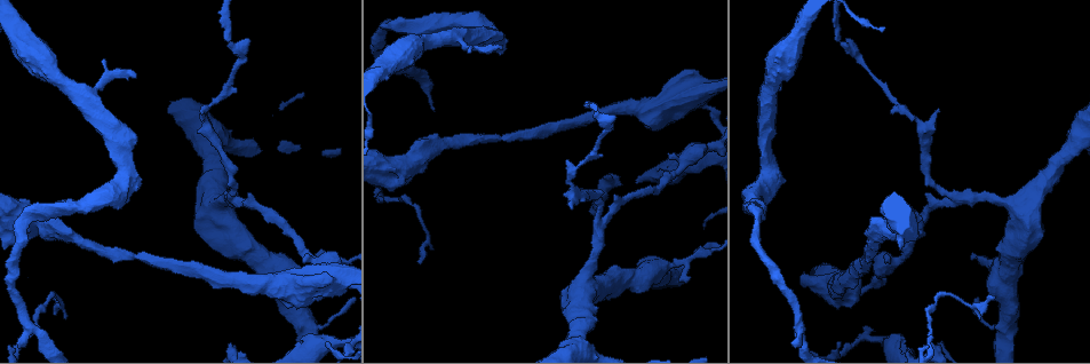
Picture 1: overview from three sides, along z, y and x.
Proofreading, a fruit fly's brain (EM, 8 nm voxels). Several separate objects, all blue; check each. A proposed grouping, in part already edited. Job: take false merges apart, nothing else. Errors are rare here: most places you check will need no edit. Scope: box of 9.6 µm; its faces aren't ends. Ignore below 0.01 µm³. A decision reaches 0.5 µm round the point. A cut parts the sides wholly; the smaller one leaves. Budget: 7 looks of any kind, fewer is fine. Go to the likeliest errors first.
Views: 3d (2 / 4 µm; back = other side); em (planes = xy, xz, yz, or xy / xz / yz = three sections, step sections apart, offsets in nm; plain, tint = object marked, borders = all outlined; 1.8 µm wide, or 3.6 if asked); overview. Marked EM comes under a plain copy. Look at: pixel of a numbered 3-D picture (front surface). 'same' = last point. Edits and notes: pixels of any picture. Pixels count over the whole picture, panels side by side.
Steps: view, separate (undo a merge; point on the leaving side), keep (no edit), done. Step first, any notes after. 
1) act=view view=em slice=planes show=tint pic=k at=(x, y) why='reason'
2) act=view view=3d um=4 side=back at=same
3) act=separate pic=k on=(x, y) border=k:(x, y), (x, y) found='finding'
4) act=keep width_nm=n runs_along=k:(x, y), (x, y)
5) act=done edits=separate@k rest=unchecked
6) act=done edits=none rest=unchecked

act=view view=em um=3.6 slice=planes show=tint pic=1 at=(960, 197) why='three arms meet'

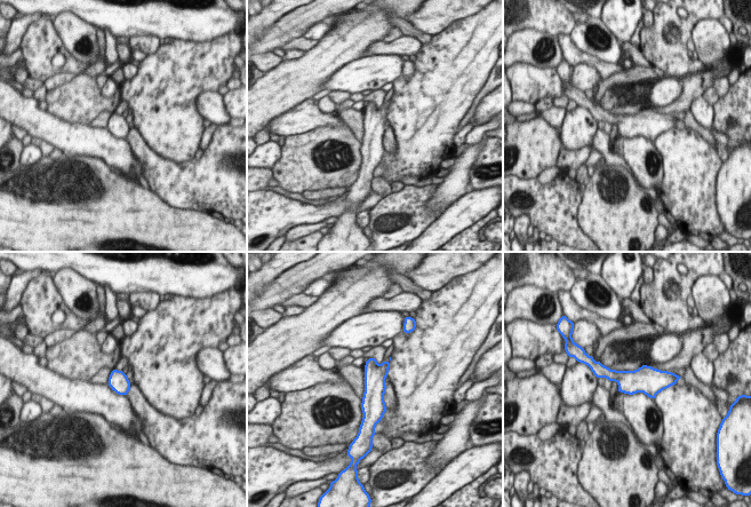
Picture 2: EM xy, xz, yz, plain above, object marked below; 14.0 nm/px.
act=keep width_nm=280 found='one neuron here'

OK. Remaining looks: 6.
act=view view=3d um=2 pic=1 at=(82, 98) why='a fork'

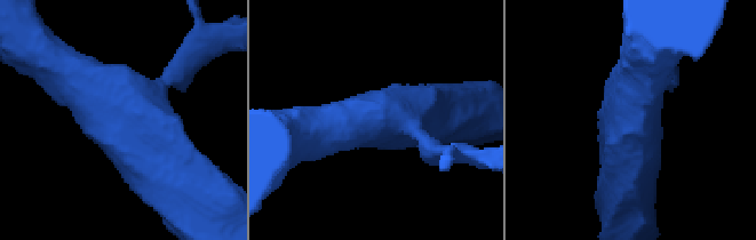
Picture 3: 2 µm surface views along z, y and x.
act=view view=em slice=planes show=tint pic=3 at=(371, 125) arms=3 arm_widths_nm=180,360,480 why='now the EM'

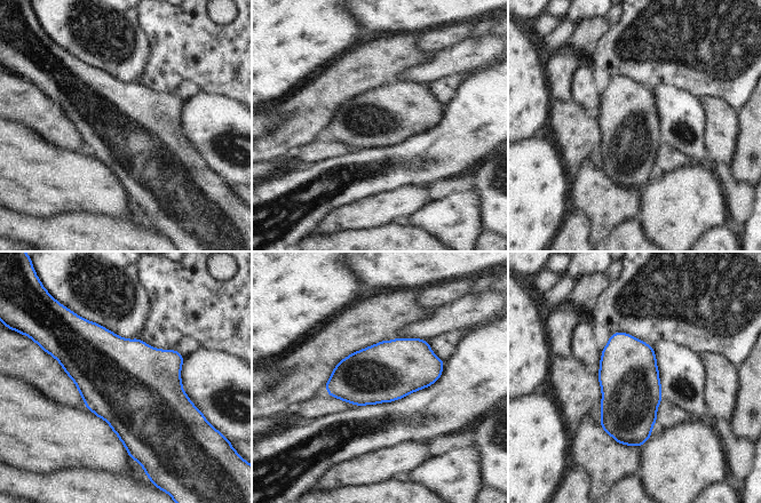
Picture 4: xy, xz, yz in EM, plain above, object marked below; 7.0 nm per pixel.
act=keep found='one neuron here'

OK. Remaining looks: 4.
act=view view=em slice=planes show=borders pic=1 at=(417, 210) why='sharp bend'

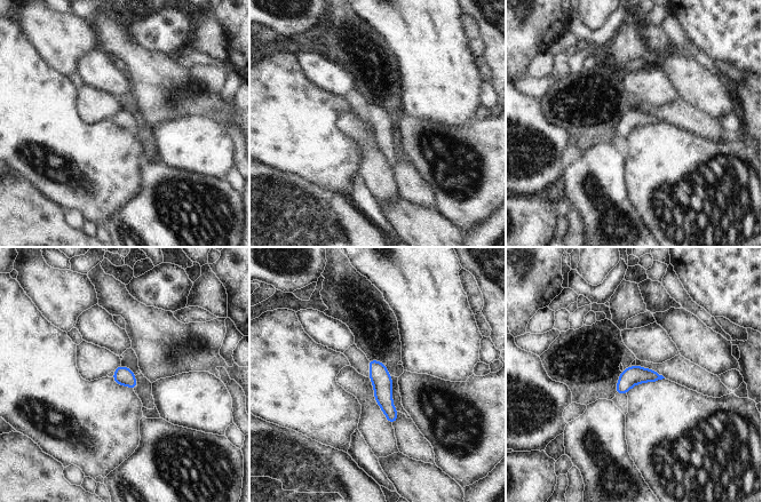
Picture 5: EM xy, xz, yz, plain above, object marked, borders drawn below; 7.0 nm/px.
act=keep runs_along=5:(372, 363), (391, 419) found='one neuron here'

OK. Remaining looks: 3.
act=done edits=none rest=unchecked

